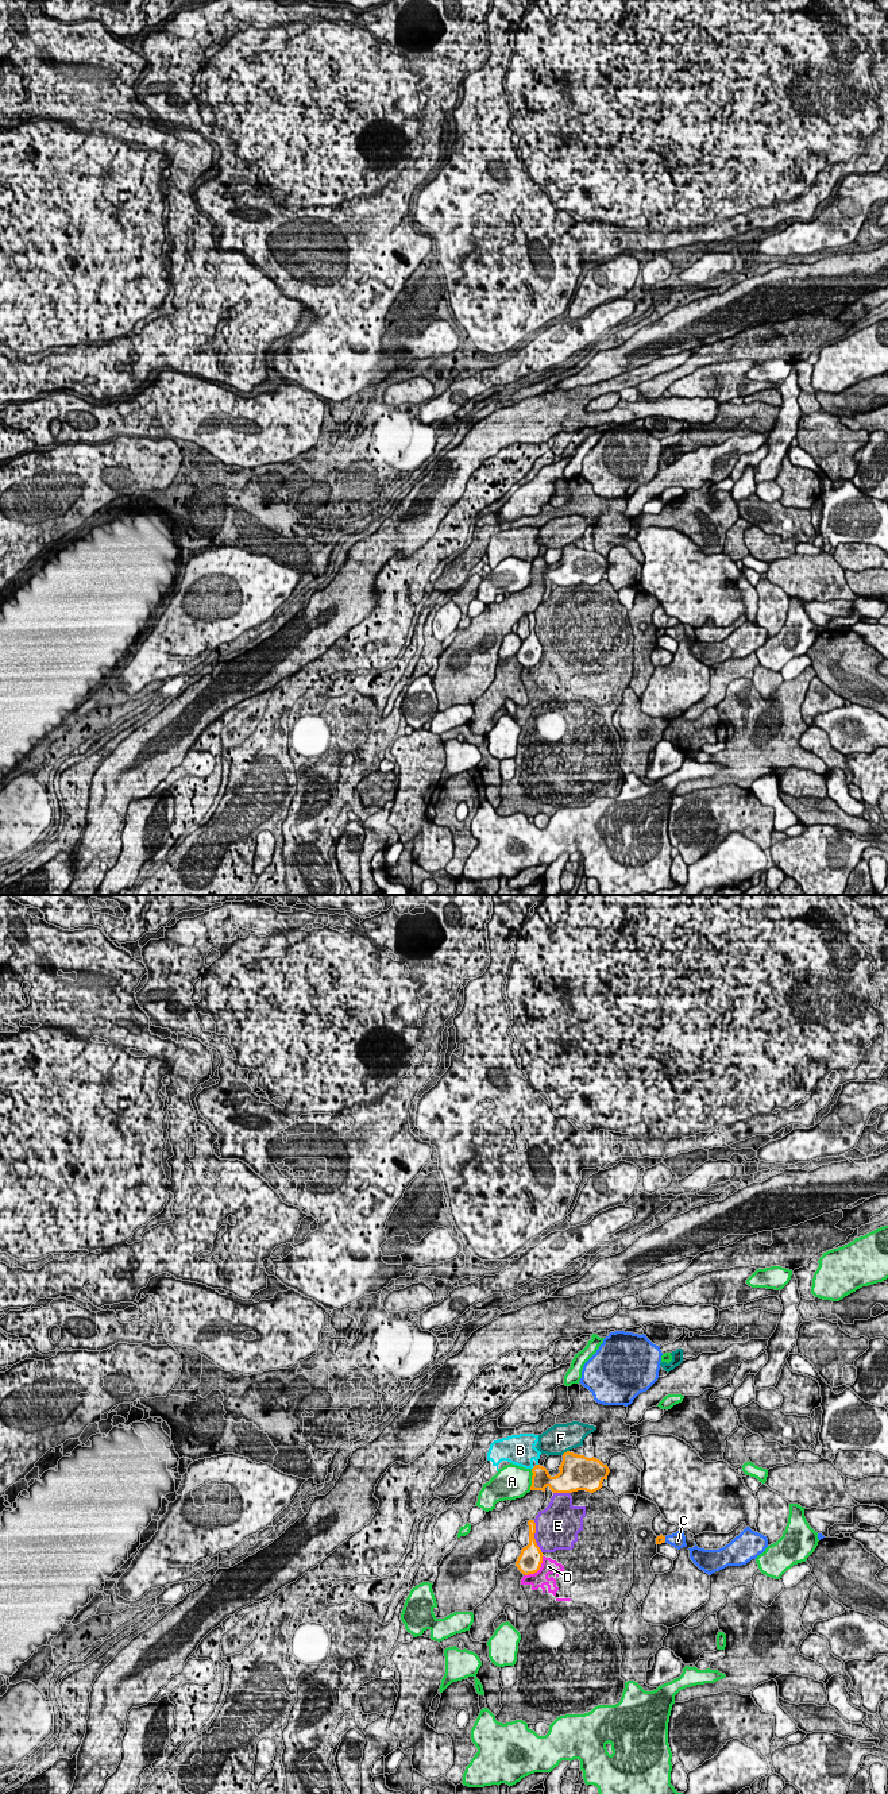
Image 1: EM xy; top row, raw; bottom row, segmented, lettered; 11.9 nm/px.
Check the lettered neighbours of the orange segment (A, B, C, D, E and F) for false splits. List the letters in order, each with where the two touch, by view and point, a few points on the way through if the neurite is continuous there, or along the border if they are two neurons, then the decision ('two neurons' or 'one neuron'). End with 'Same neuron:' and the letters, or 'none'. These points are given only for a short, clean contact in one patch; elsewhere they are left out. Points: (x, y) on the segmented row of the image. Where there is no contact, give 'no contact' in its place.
A: xy (532, 1480) | one neuron
B: xy (535, 1466) | along xy (537, 1463), (532, 1469) | two neurons
C: xy (664, 1539) | two neurons
D: xy (537, 1570) | two neurons
E: xy (533, 1536) | two neurons
F: xy (564, 1453) | two neurons
Same neuron: A

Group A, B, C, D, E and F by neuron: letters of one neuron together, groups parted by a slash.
A / B / C / D E / F

